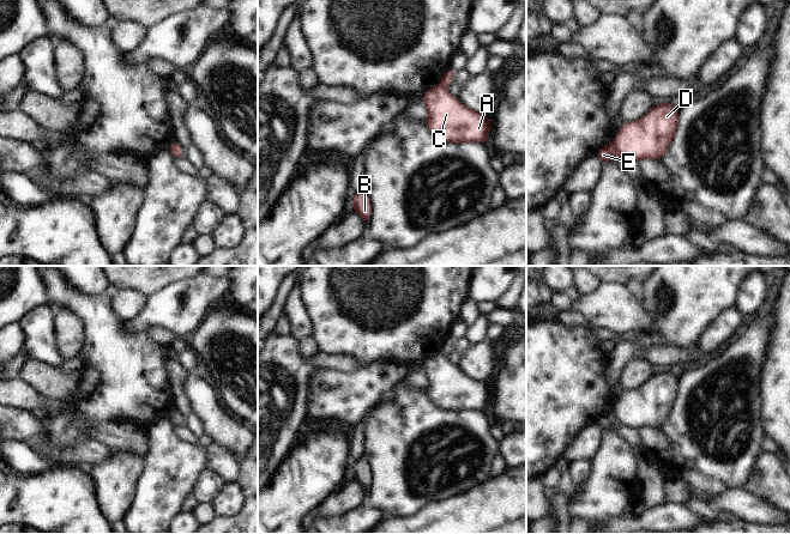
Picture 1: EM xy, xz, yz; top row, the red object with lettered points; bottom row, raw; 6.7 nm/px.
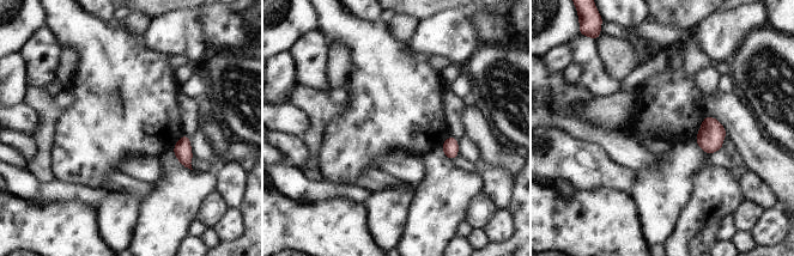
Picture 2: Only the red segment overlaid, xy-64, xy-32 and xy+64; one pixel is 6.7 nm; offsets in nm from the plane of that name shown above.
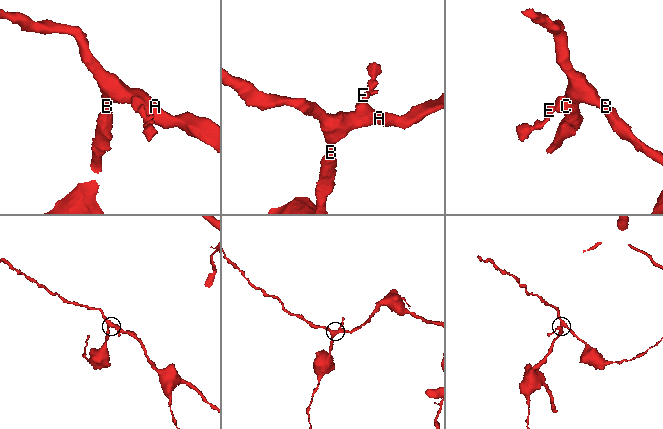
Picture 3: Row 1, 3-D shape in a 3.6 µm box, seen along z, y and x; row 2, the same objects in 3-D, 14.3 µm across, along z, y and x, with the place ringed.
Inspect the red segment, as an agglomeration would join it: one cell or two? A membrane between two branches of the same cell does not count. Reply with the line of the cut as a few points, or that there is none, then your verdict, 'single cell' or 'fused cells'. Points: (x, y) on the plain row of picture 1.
cut yz (613, 412), (617, 423); fused cells

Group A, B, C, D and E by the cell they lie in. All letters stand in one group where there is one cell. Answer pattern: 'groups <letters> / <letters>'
groups A B C D / E

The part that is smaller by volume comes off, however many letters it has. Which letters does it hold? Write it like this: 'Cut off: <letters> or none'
Cut off: E

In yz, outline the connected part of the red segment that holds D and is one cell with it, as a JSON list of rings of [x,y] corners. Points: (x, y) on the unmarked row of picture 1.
[[[665,369],[634,390],[623,390],[614,413],[617,424],[634,430],[659,429],[668,419],[679,394],[679,378]]]

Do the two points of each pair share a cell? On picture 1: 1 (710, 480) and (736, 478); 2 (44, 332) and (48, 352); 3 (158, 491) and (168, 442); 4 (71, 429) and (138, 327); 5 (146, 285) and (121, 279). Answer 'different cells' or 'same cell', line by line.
1: same cell
2: same cell
3: same cell
4: different cells
5: same cell

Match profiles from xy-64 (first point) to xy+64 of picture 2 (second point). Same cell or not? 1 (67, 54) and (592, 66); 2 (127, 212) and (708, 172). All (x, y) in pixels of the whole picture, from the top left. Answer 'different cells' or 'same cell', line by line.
1: different cells
2: different cells

